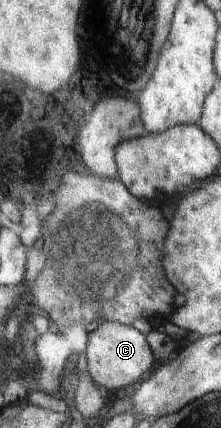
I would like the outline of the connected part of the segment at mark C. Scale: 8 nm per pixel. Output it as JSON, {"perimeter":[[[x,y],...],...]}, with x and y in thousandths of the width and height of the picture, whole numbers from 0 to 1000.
{"perimeter":[[[498,748],[403,773],[380,825],[412,886],[489,918],[588,914],[688,862],[701,843],[647,776]]]}

